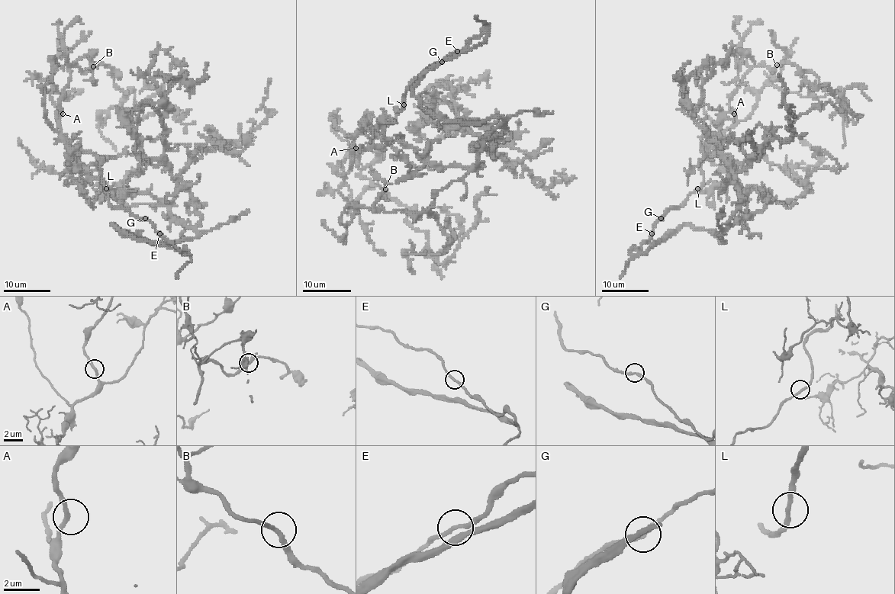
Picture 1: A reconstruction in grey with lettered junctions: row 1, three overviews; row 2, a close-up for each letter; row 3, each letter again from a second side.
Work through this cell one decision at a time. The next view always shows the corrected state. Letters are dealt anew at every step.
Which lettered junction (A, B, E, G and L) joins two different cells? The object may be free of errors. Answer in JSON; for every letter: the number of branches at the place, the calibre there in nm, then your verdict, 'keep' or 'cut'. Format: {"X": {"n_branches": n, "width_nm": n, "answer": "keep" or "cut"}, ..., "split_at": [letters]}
{"A": {"n_branches": 2, "width_nm": 240, "answer": "keep"}, "B": {"n_branches": 2, "width_nm": 240, "answer": "keep"}, "E": {"n_branches": 2, "width_nm": 240, "answer": "keep"}, "G": {"n_branches": 2, "width_nm": 240, "answer": "keep"}, "L": {"n_branches": 2, "width_nm": 240, "answer": "keep"}, "split_at": []}

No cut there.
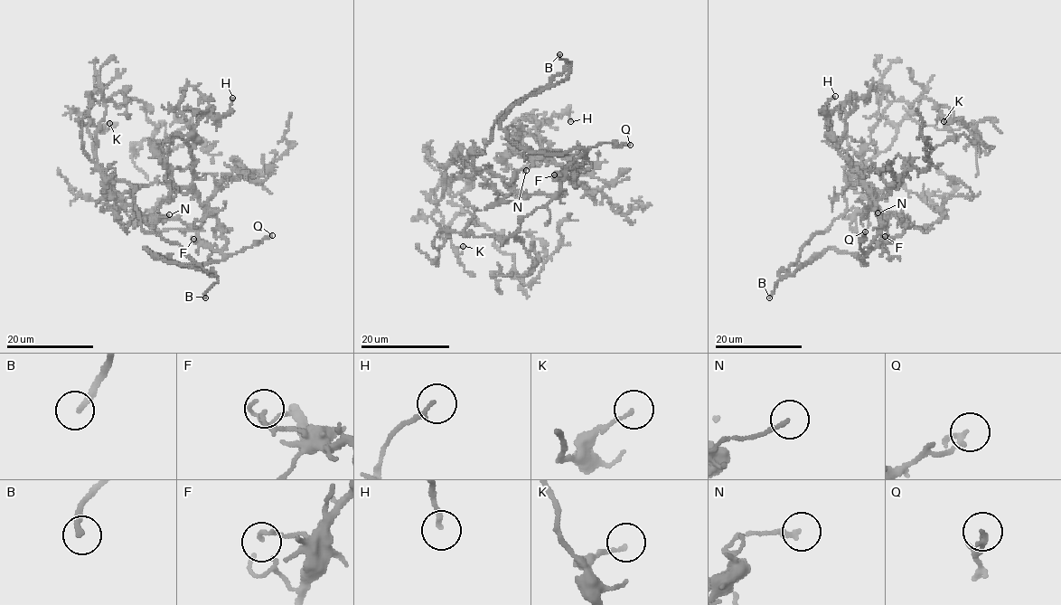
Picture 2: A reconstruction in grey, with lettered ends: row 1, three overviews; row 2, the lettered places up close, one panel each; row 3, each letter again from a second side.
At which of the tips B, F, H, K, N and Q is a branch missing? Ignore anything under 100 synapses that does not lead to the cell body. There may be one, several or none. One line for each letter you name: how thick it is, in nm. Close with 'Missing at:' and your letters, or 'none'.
B: 200 nm
Missing at: B

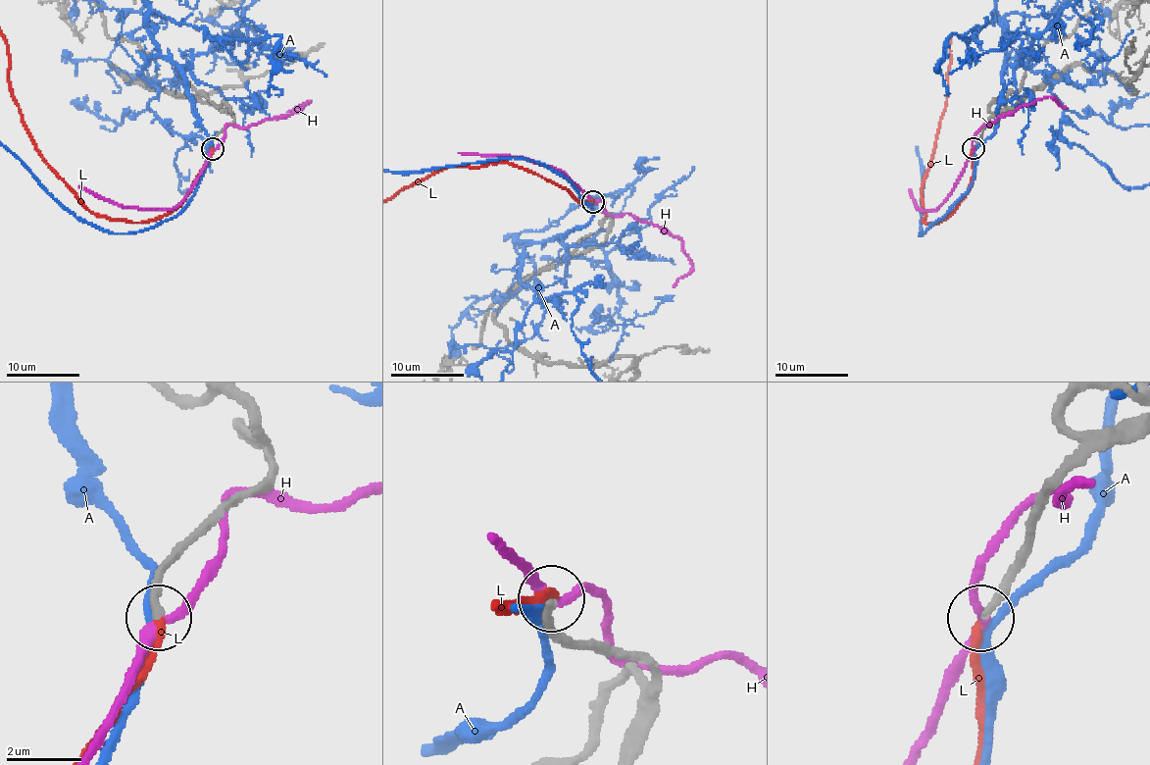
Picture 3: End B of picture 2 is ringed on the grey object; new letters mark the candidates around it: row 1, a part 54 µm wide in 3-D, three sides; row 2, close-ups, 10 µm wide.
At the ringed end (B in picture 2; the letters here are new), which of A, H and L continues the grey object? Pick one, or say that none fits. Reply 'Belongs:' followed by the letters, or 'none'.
Belongs: L

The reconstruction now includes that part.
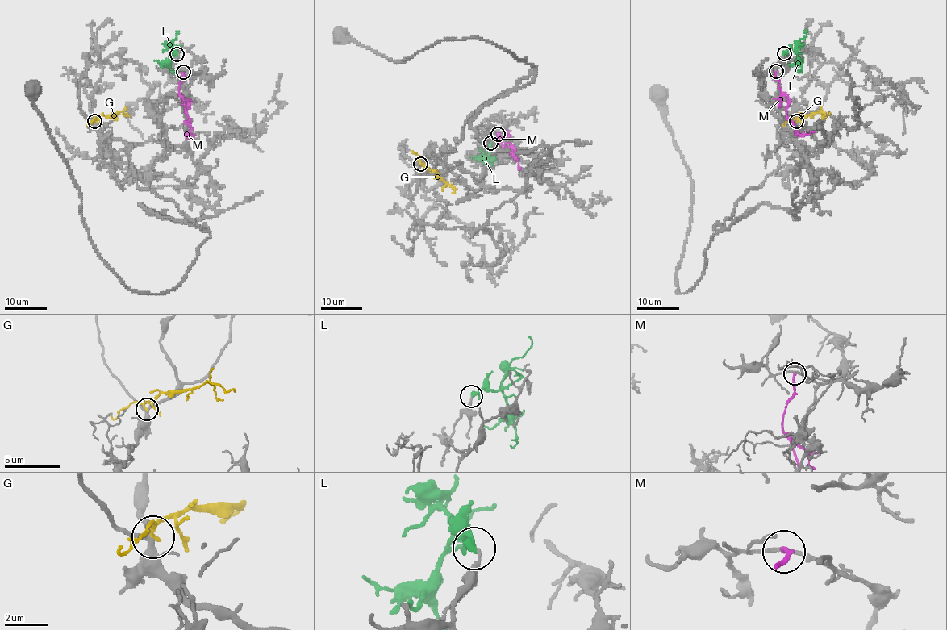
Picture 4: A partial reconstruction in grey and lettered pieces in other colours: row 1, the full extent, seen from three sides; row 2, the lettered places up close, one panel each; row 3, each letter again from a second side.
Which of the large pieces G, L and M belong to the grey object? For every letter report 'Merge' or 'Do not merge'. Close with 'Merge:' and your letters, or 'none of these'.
G: Do not merge
L: Do not merge
M: Do not merge
Merge: none of these

